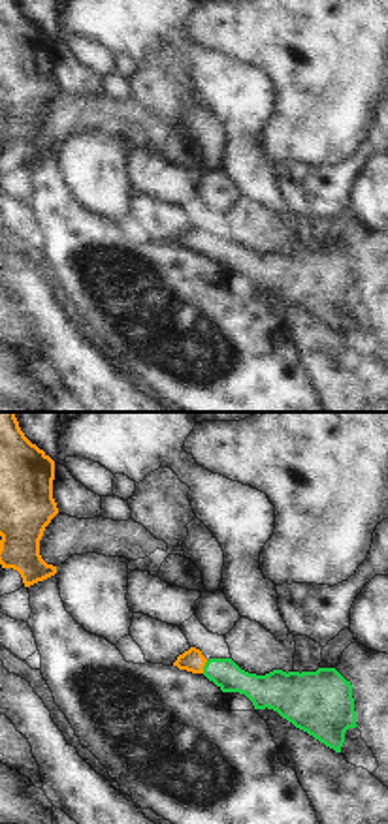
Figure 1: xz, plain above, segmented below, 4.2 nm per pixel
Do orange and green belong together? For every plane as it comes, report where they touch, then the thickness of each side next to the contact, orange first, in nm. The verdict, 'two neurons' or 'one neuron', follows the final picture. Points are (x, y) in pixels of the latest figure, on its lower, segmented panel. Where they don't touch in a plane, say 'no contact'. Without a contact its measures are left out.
(204, 665) | 100/120 nm

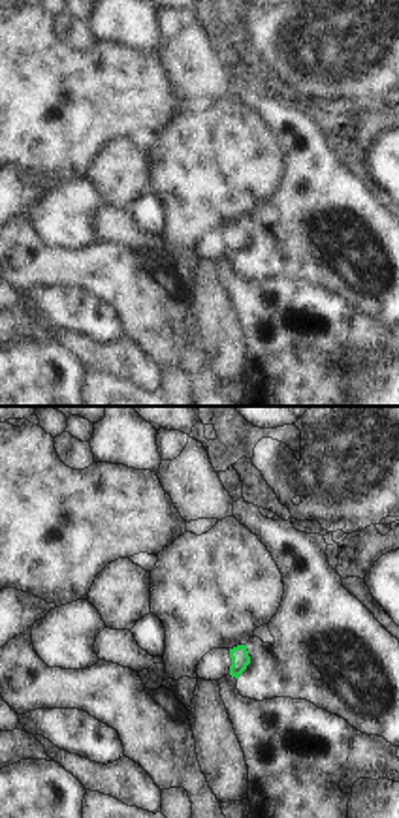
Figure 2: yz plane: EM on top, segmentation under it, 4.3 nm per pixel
no contact

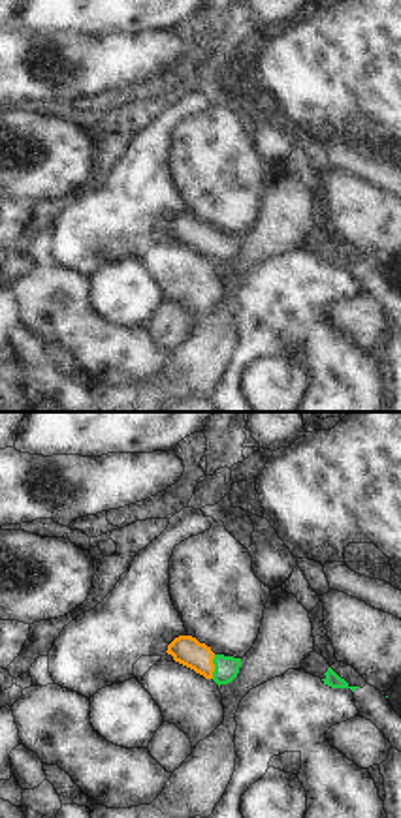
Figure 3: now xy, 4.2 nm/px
(213, 666) | 130/110 nm

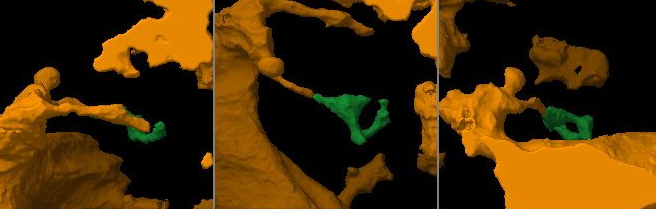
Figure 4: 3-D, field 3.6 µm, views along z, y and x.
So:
one neuron

